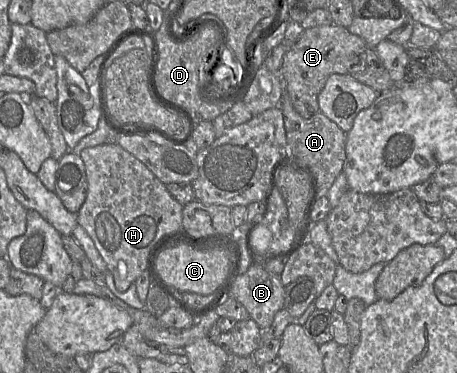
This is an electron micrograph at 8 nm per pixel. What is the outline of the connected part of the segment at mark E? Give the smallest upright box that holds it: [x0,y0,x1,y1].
[280,24,366,119]

